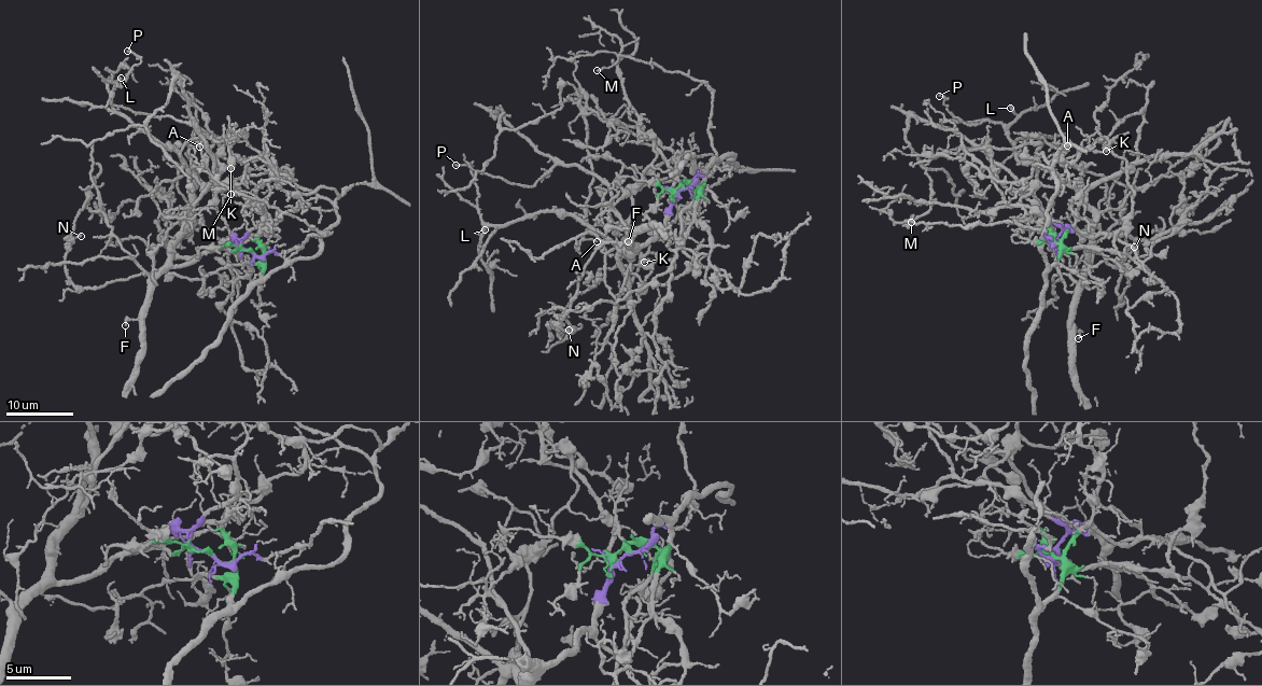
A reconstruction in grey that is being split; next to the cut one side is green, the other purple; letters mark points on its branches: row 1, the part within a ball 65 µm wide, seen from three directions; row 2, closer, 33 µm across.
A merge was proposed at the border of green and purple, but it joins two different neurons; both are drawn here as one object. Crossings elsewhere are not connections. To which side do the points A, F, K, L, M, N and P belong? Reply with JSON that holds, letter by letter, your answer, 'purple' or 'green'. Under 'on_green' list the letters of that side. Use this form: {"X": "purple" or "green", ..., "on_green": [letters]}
{"A": "green", "F": "purple", "K": "green", "L": "purple", "M": "purple", "N": "green", "P": "purple", "on_green": ["A", "K", "N"]}

